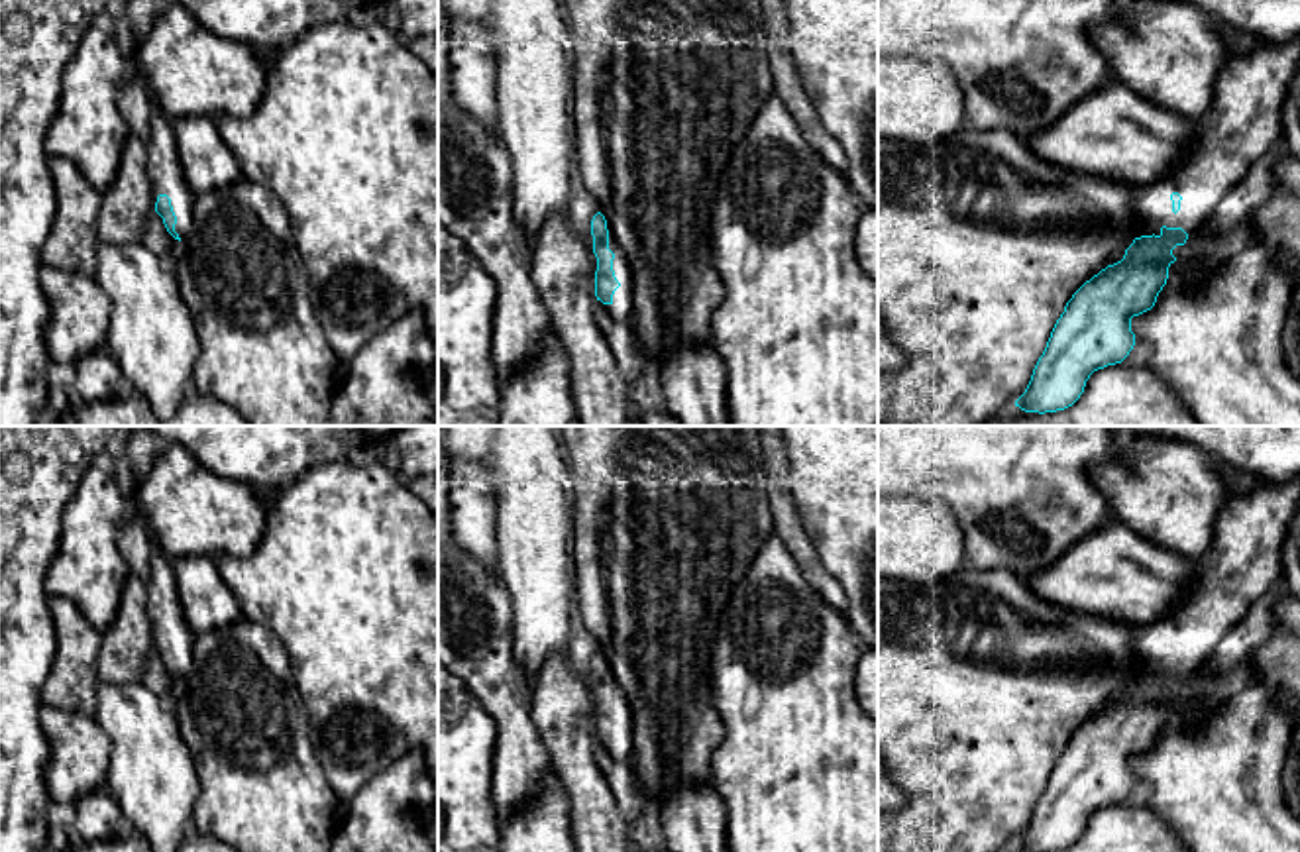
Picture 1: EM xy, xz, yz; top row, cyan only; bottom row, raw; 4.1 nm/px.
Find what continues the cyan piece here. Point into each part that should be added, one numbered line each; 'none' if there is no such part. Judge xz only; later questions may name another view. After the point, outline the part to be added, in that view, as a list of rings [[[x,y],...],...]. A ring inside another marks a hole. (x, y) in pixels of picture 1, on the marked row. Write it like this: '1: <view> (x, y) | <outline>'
1: xz (623, 305) | [[[609,224],[607,230],[609,230],[609,249],[615,253],[613,271],[621,287],[615,291],[613,302],[605,306],[615,322],[630,322],[634,310],[630,267]]]

